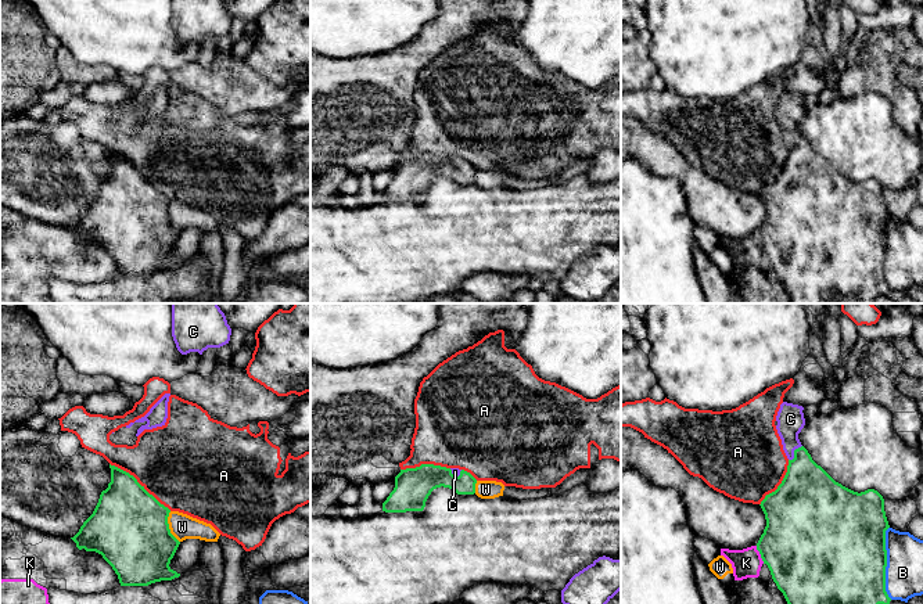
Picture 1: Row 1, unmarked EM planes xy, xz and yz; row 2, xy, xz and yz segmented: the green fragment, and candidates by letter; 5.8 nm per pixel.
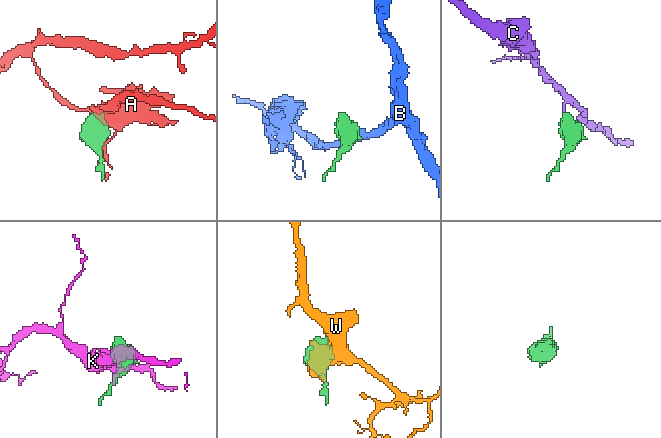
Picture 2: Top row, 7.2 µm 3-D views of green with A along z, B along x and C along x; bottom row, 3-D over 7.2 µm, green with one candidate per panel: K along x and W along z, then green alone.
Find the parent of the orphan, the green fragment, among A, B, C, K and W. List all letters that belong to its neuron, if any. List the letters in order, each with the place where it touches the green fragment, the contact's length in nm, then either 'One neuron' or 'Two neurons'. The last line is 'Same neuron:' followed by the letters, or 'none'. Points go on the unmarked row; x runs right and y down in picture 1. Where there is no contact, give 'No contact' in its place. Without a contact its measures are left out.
A: Touches green at xy (139, 173). Shared border 460 nm. Two neurons
B: Touches green at yz (886, 252). Shared border 420 nm. Two neurons
C: Touches green at yz (794, 143). Shared border 120 nm. One neuron
K: Touches green at yz (760, 243). Shared border 120 nm. Two neurons
W: Touches green at xy (168, 216). Shared border 190 nm. Two neurons
Same neuron: C

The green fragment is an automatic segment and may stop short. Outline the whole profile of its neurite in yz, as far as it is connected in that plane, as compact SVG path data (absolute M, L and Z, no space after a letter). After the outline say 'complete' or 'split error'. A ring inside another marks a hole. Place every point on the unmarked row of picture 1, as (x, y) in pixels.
M783 91L776 105L776 119L789 155L782 173L759 194L766 216L757 233L757 240L783 283L790 303L872 303L880 294L888 295L891 291L886 281L886 220L890 215L884 201L884 188L874 179L858 183L843 176L812 150L798 129L805 115L802 100L802 96Z; split error

